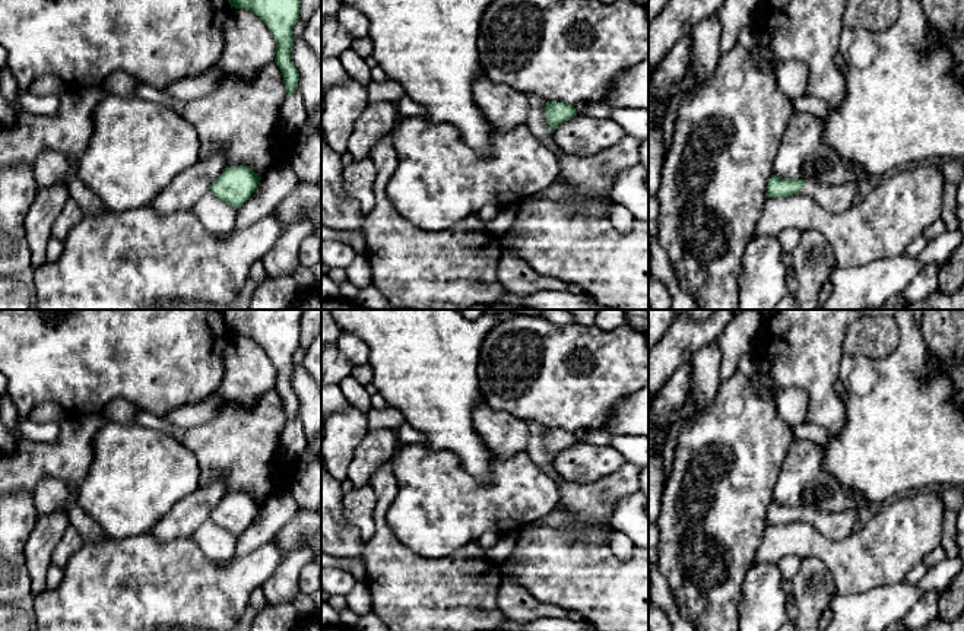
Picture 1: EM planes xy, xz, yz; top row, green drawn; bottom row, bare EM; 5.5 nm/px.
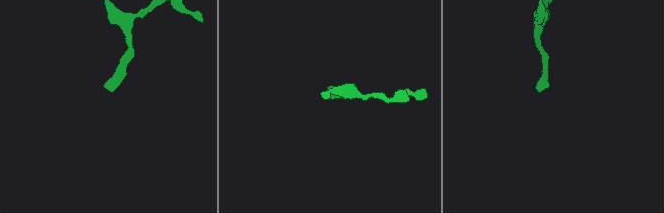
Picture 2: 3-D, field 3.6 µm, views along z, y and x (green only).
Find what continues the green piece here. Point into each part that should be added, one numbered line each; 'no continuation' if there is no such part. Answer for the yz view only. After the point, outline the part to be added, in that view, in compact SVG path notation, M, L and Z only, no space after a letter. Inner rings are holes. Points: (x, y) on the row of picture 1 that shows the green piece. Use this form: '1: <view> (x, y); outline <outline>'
1: yz (837, 199); outline M805 181L802 194L812 197L824 209L843 213L853 206L859 183L824 186L816 181Z

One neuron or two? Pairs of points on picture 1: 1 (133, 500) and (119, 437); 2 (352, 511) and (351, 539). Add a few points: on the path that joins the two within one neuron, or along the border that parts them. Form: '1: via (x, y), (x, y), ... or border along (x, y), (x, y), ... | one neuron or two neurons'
1: via (133, 484), (133, 468), (123, 453) | one neuron
2: border along (342, 494), (342, 519), (364, 542) | two neurons

